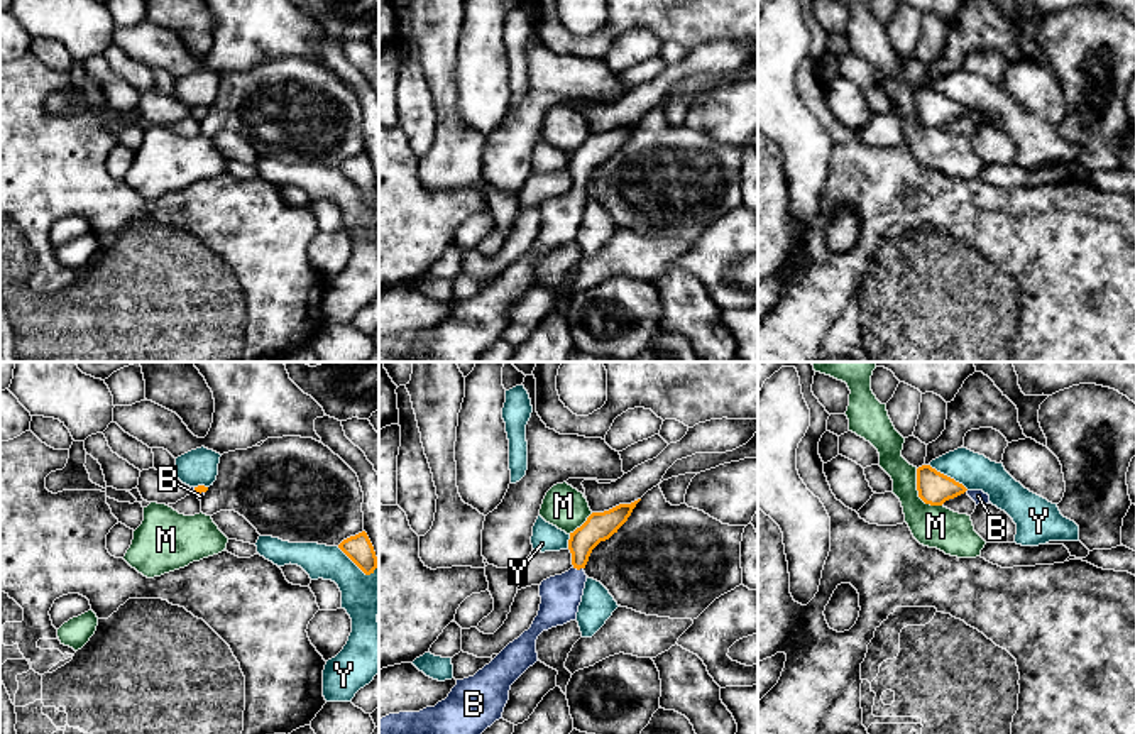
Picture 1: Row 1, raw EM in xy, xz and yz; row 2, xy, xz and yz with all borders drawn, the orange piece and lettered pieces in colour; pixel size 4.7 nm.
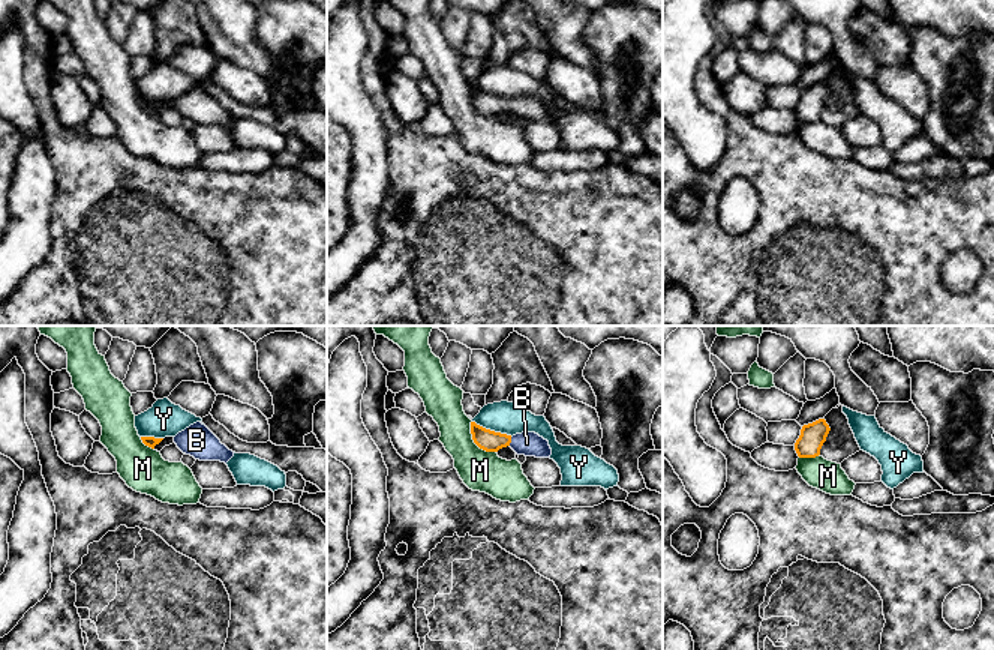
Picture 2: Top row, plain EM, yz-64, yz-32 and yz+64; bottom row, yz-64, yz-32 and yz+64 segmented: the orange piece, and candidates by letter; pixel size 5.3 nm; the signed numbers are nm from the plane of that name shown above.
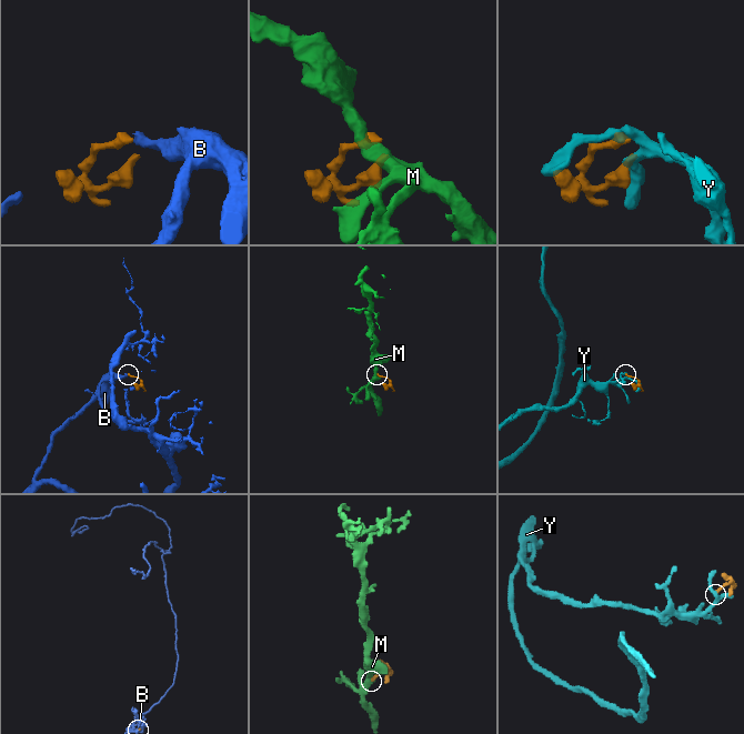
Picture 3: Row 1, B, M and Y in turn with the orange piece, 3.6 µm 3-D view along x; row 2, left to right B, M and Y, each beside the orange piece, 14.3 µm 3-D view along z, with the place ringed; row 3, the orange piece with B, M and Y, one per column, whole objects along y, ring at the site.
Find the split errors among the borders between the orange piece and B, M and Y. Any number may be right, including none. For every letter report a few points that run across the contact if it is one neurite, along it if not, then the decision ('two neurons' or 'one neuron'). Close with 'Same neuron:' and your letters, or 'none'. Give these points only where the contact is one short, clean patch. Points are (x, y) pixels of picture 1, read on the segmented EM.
B: xz (599, 526), (581, 545), (579, 569), (575, 579), (562, 594) | one neuron
M: yz (915, 469), (917, 494), (926, 503), (941, 506) | two neurons
Y: two neurons
Same neuron: B

